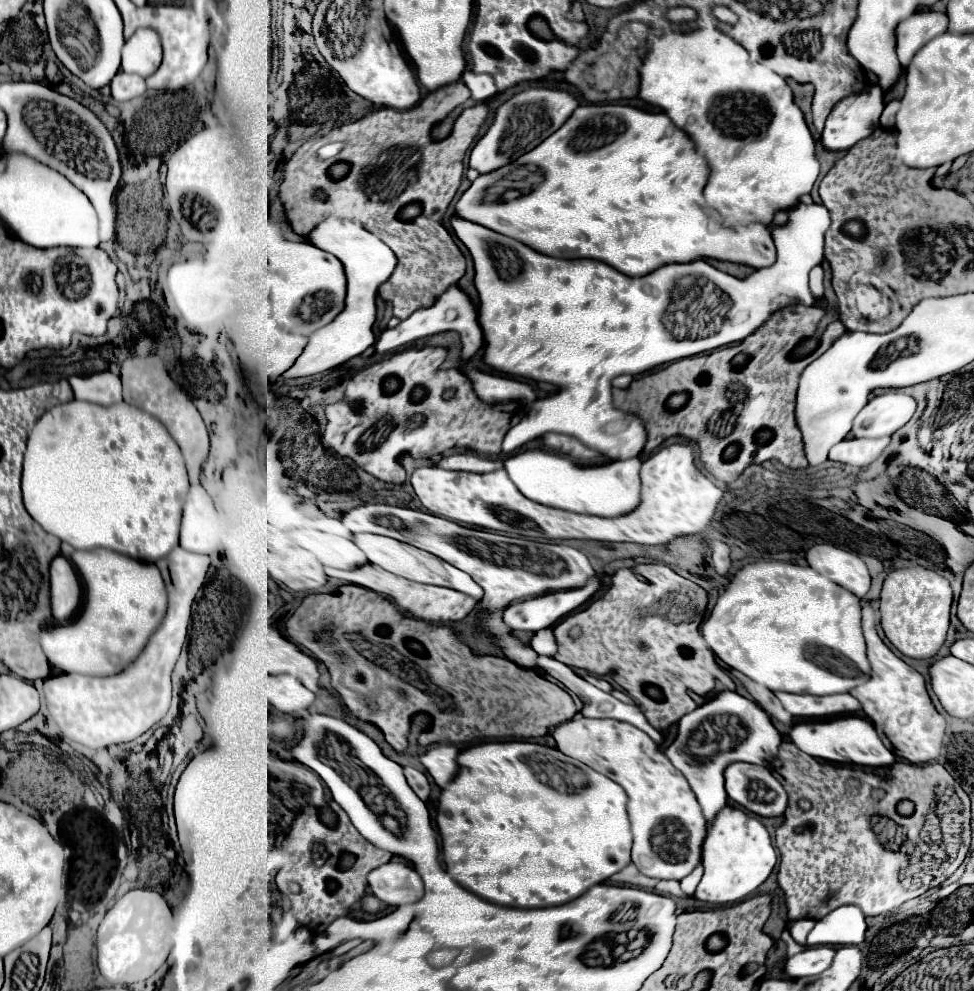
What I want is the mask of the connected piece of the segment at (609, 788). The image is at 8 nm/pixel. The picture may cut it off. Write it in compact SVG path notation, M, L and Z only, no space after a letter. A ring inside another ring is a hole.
M487 742L463 750L459 754L459 772L457 776L443 788L439 796L439 814L435 818L437 832L441 836L441 854L447 868L447 874L455 878L463 888L471 890L473 894L511 908L545 908L565 904L577 896L581 896L587 888L607 880L611 874L619 872L629 864L631 856L631 830L627 818L627 794L619 784L609 780L607 776L591 770L583 762L571 760L561 754L557 748L547 748L531 742Z

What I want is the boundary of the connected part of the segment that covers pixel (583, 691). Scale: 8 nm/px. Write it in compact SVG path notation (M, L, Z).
M537 656L537 668L545 670L549 676L553 676L555 680L559 680L565 688L569 688L573 694L577 694L577 696L581 698L581 702L583 702L583 706L585 706L585 708L583 708L583 716L587 716L587 718L610 718L627 722L643 730L658 745L664 742L662 733L651 726L638 706L619 702L615 696L611 696L611 694L607 694L607 692L595 688L593 684L589 684L587 680L583 680L581 676L577 676L577 674L573 672L573 668L569 668L567 664L561 664L559 660L555 660L555 658L551 658L551 656Z

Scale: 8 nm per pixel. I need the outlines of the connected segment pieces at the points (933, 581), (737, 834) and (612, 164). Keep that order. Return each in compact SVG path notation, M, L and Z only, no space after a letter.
M913 566L913 568L901 568L887 574L883 588L881 588L881 628L887 636L887 640L905 656L909 658L933 658L939 648L945 642L947 628L949 628L949 614L951 614L951 602L953 602L953 590L947 590L947 580L939 576L933 570Z
M725 806L711 822L707 840L703 844L705 874L695 890L695 898L711 904L739 902L769 878L775 862L777 854L771 846L767 828L753 814L733 806Z
M587 104L587 106L577 106L573 116L555 134L551 134L547 140L543 140L543 144L539 144L531 152L509 162L507 166L501 166L499 170L479 174L471 182L471 186L463 192L463 196L459 198L459 202L455 206L455 216L469 220L469 222L475 222L475 224L481 224L481 226L487 226L489 230L495 230L497 234L515 238L517 242L523 242L525 246L537 250L539 254L553 256L553 258L567 258L567 260L579 260L579 258L599 260L599 262L605 262L627 276L645 276L645 274L661 268L663 264L691 262L691 260L699 260L705 256L713 258L713 260L729 260L729 262L737 262L737 264L747 264L753 268L773 266L777 260L777 250L775 250L775 242L773 242L773 236L767 230L767 226L755 224L755 226L741 228L741 230L733 232L733 230L723 228L717 222L717 214L707 212L707 206L703 200L703 188L707 184L707 176L709 176L709 168L707 168L705 158L695 152L695 146L691 144L687 134L681 132L669 120L669 116L643 112L639 108L621 106L621 104Z

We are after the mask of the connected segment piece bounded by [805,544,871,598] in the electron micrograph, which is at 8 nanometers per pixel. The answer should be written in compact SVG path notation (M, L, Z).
M815 544L807 550L805 558L815 572L831 578L855 596L863 598L867 594L871 576L859 554L835 548L831 544Z

